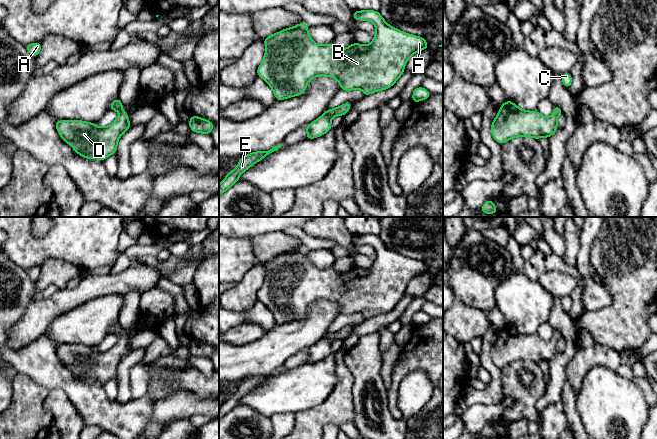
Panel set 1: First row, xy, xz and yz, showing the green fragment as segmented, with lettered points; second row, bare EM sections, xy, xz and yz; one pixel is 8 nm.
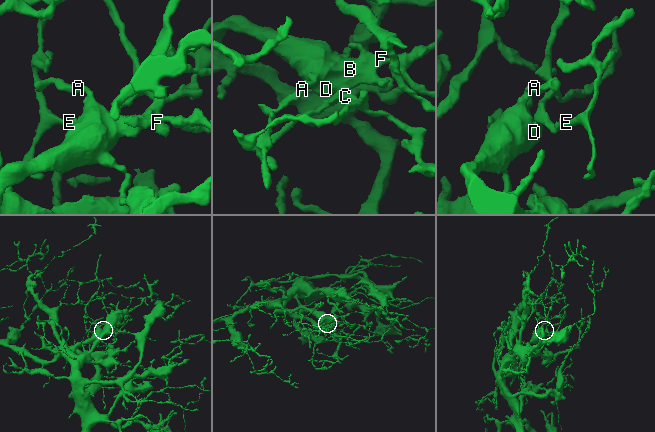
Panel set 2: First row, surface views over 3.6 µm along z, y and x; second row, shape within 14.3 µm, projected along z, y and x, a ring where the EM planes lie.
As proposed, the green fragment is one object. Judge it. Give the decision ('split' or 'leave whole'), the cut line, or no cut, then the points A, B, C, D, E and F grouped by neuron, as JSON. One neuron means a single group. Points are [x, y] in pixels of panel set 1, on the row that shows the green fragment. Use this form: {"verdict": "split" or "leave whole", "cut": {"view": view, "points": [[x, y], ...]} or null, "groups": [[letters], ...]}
{"verdict": "leave whole", "cut": null, "groups": [["A", "B", "C", "D", "E", "F"]]}

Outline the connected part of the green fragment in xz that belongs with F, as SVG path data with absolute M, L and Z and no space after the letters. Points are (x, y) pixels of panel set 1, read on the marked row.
M354 11L352 15L354 20L369 20L375 25L376 34L370 44L354 42L345 49L337 49L333 42L319 45L309 36L309 26L305 22L262 38L266 50L262 63L257 68L257 75L271 87L277 101L302 95L308 82L317 76L337 79L341 90L361 89L364 96L386 90L404 73L405 65L413 54L430 49L423 37L390 26L379 11Z

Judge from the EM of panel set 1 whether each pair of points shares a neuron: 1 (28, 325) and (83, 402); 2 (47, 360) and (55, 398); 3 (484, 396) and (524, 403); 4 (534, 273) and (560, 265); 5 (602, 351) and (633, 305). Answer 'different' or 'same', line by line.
1: different
2: different
3: different
4: same
5: different

